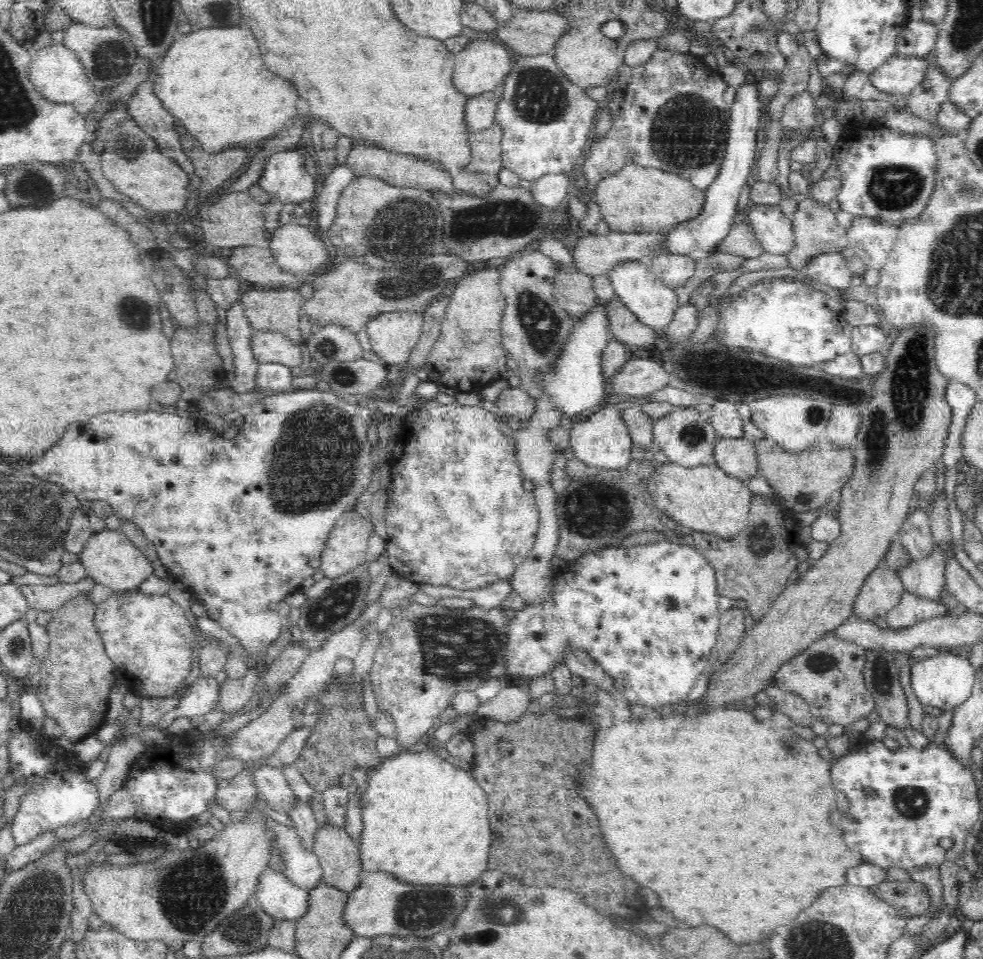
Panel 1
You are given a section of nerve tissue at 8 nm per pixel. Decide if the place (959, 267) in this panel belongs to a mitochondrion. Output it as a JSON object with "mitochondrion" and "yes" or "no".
{"mitochondrion":"yes"}

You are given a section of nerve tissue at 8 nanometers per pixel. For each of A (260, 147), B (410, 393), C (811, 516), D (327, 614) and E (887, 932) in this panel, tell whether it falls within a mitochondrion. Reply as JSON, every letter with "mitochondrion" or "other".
{"A":"other","B":"other","C":"other","D":"mitochondrion","E":"other"}

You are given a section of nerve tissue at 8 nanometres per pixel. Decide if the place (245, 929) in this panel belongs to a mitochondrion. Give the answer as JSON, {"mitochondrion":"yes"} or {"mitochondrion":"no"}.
{"mitochondrion":"yes"}

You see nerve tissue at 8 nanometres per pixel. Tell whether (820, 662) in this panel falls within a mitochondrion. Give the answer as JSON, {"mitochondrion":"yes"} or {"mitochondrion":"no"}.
{"mitochondrion":"yes"}

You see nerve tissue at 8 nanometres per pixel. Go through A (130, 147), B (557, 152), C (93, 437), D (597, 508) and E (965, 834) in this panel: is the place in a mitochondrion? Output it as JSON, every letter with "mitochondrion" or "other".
{"A":"mitochondrion","B":"other","C":"other","D":"mitochondrion","E":"other"}

